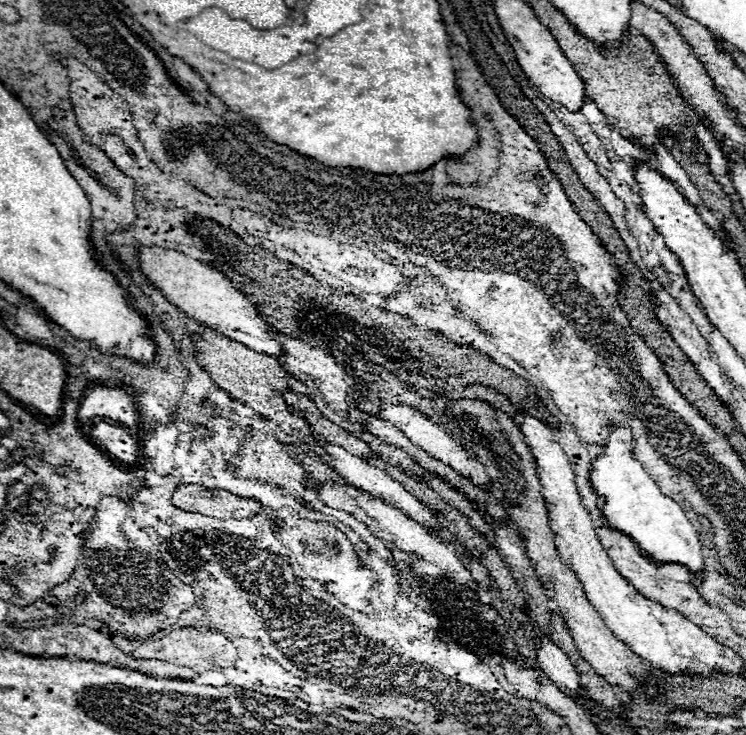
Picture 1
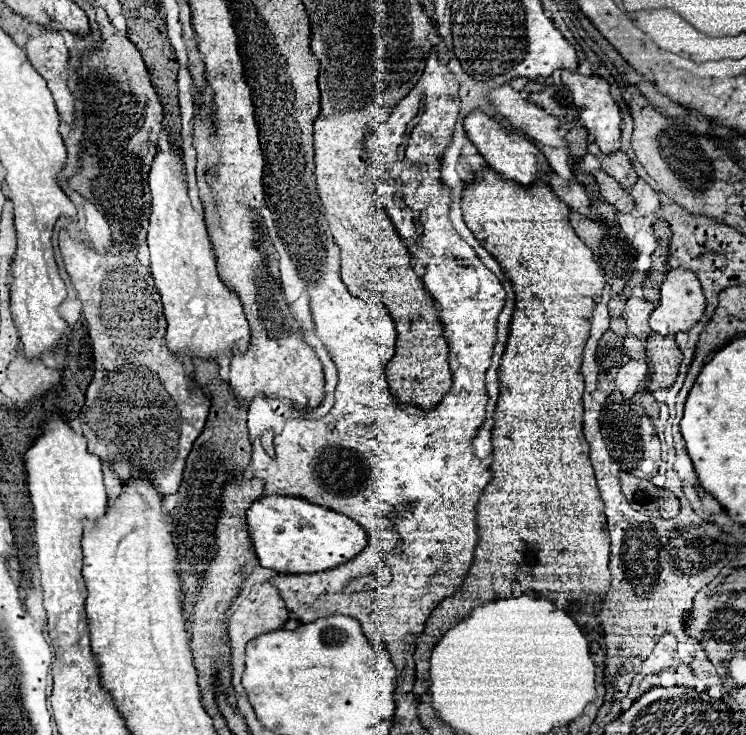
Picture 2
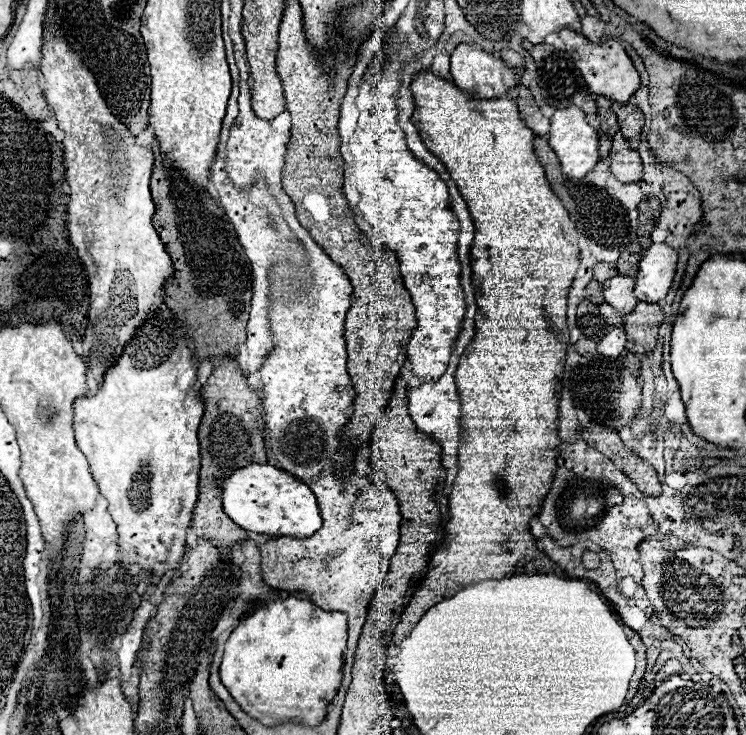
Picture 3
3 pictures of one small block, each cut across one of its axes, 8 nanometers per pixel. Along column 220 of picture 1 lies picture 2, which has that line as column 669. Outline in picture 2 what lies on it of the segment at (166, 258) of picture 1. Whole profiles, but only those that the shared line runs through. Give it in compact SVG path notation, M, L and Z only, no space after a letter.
M676 268L666 276L666 280L660 288L660 306L650 316L650 328L660 336L686 332L696 322L702 320L704 308L706 308L706 300L704 300L704 294L702 294L696 274L686 268Z

